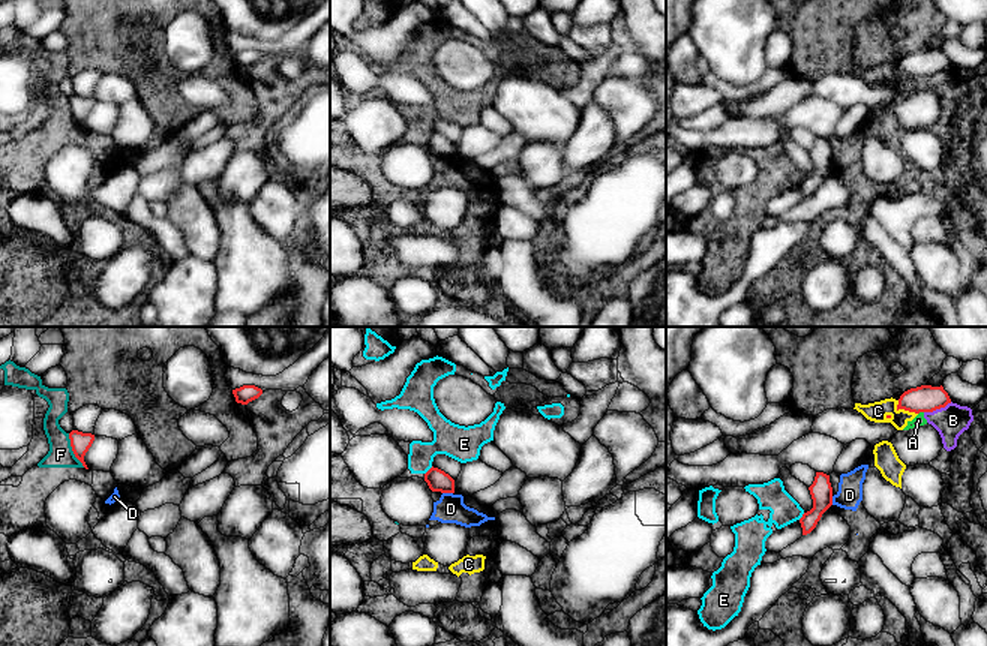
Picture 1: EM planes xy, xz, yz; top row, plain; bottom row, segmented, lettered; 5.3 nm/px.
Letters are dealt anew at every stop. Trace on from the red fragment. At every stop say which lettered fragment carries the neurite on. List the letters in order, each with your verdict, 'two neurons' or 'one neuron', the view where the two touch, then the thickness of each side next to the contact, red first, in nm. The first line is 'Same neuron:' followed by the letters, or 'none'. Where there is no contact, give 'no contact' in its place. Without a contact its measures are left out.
Same neuron: none
A: two neurons | yz | 140/60 nm
B: two neurons | yz | 140/170 nm
C: two neurons | yz | 140/110 nm
D: two neurons | xz | 120/160 nm
E: two neurons | xz | 120/190 nm
F: two neurons | xy | 110/140 nm

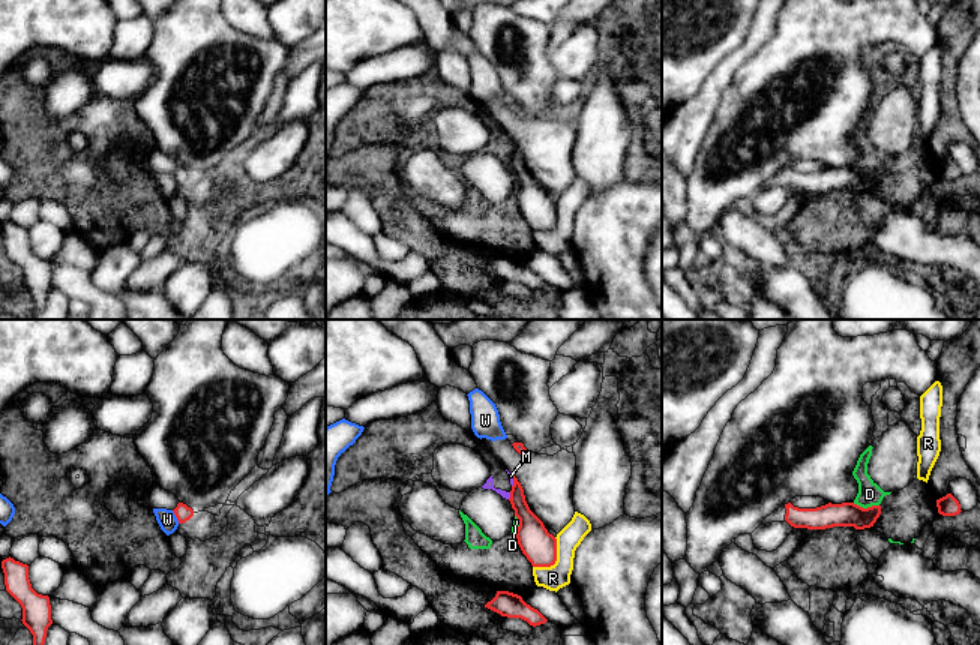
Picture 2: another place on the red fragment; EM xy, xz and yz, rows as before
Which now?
Same neuron: none
D: two neurons | yz | 130/130 nm
M: two neurons | xz | 160/50 nm
R: two neurons | xz | 180/130 nm
W: two neurons | xy | 90/100 nm

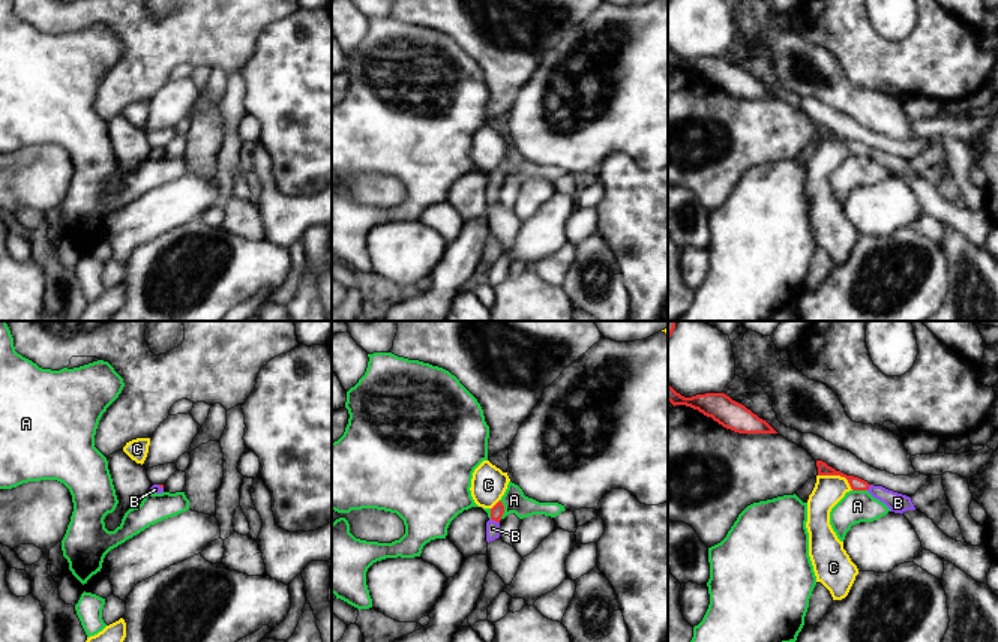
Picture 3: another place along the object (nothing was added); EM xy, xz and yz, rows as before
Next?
Same neuron: B
A: two neurons | xz | 70/130 nm
B: one neuron | xz | 70/80 nm
C: two neurons | yz | 70/160 nm

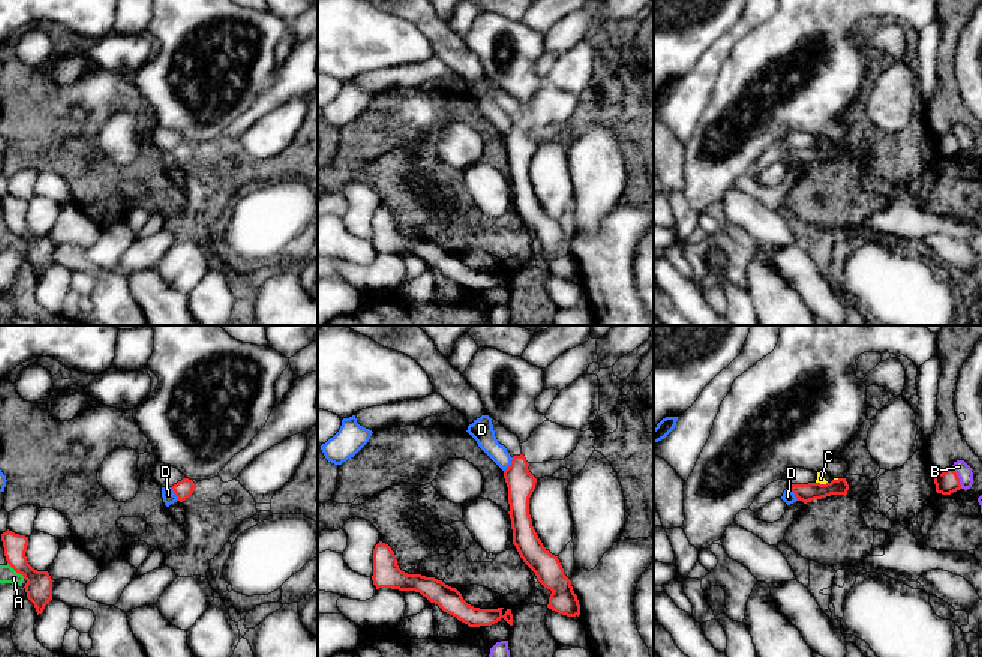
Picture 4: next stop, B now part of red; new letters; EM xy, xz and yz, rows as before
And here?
Same neuron: none
A: two neurons | xy | 140/90 nm
B: two neurons | yz | 120/80 nm
C: two neurons | yz | 100/40 nm
D: two neurons | xz | 150/120 nm

